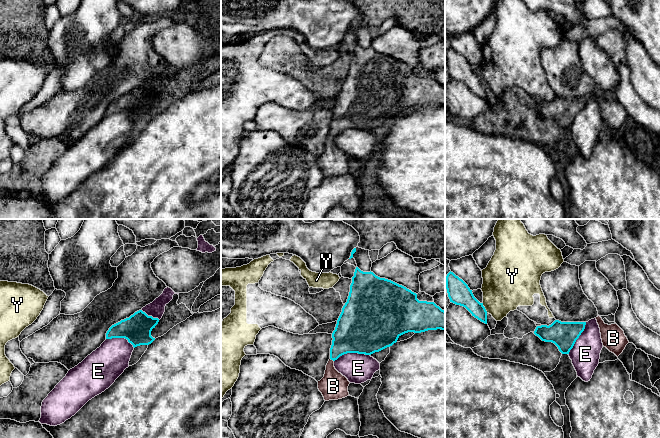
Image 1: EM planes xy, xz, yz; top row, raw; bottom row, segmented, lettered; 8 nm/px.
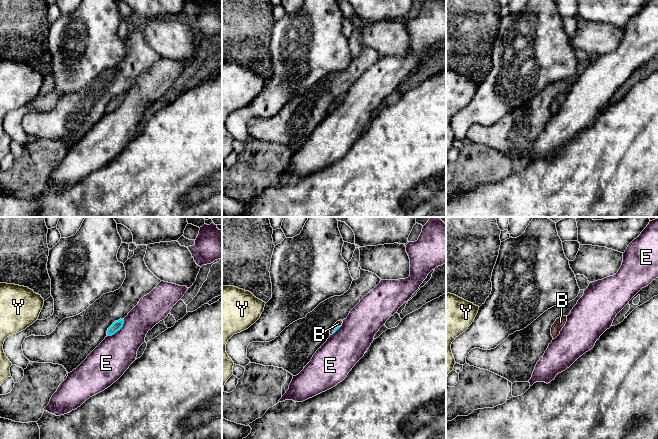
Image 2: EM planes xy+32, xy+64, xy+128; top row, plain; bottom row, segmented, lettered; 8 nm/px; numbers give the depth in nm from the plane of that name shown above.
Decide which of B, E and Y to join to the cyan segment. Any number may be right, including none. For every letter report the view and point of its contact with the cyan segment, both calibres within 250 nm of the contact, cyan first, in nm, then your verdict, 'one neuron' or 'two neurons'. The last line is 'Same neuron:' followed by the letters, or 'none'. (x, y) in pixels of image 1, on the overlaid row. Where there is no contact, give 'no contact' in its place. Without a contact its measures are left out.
B: meets cyan in xz at (332, 359); 280 nm thick on the cyan side, 220 nm on the other; one neuron
E: meets cyan in xz at (351, 352); 460 nm thick on the cyan side, 240 nm on the other; two neurons
Y: meets cyan in yz at (484, 308); 180 nm thick on the cyan side, 380 nm on the other; two neurons
Same neuron: B

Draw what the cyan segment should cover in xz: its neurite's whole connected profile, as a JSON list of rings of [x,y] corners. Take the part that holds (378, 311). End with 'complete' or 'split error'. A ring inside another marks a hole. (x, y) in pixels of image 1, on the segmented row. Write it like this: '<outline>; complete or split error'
[[[356,267],[347,302],[332,333],[330,359],[325,374],[318,381],[318,389],[324,400],[338,400],[349,396],[350,382],[334,367],[334,361],[340,356],[347,353],[371,355],[392,346],[405,333],[437,329],[445,330],[445,311],[434,302],[419,301],[417,294],[406,287]]]; split error

